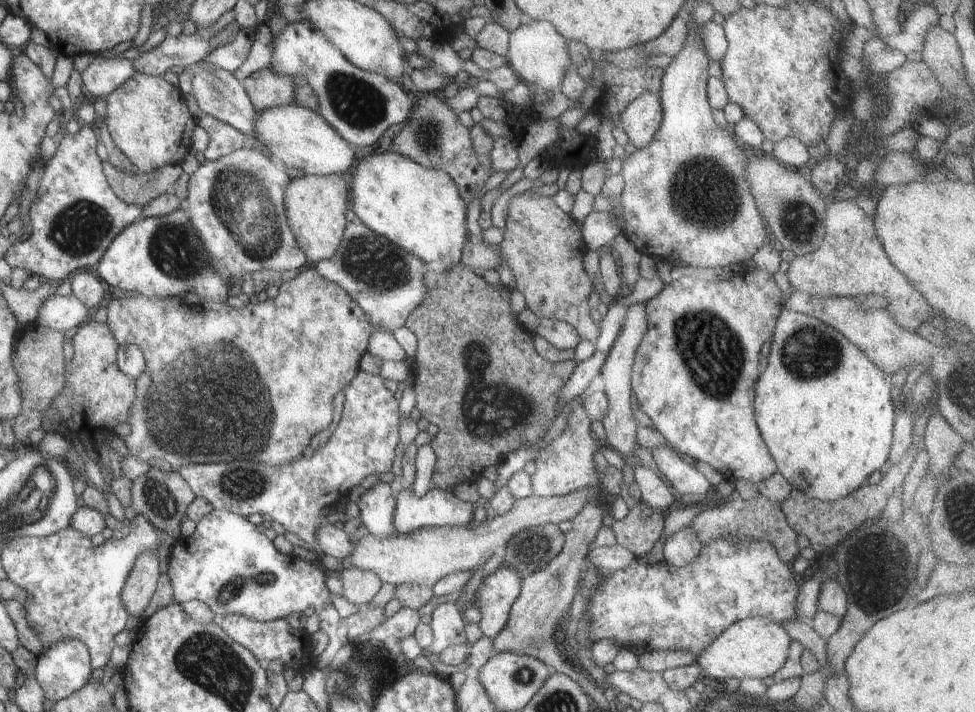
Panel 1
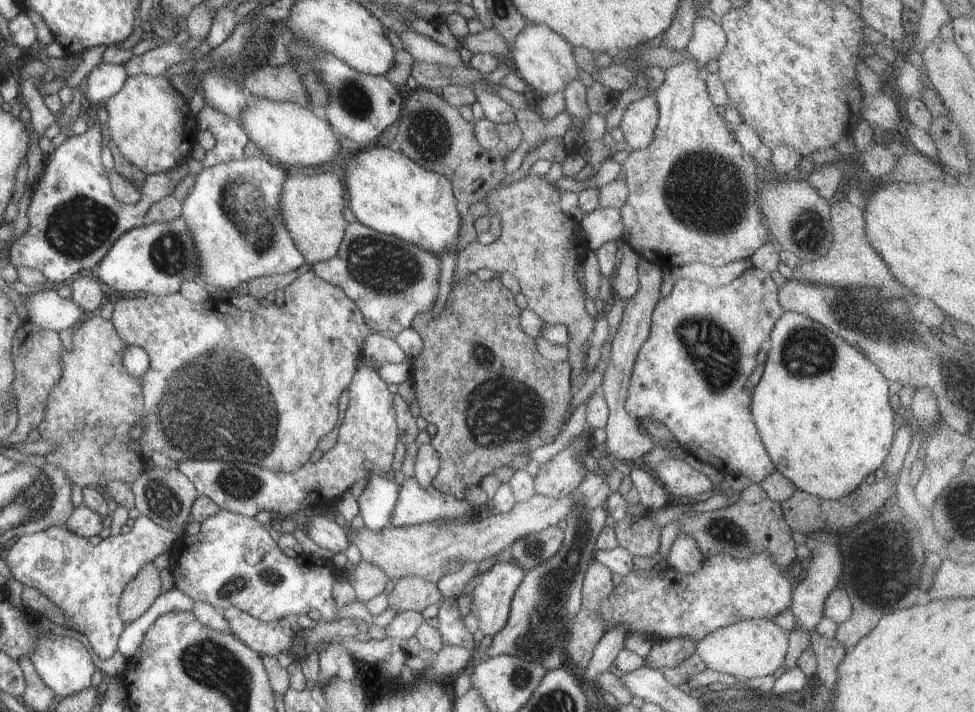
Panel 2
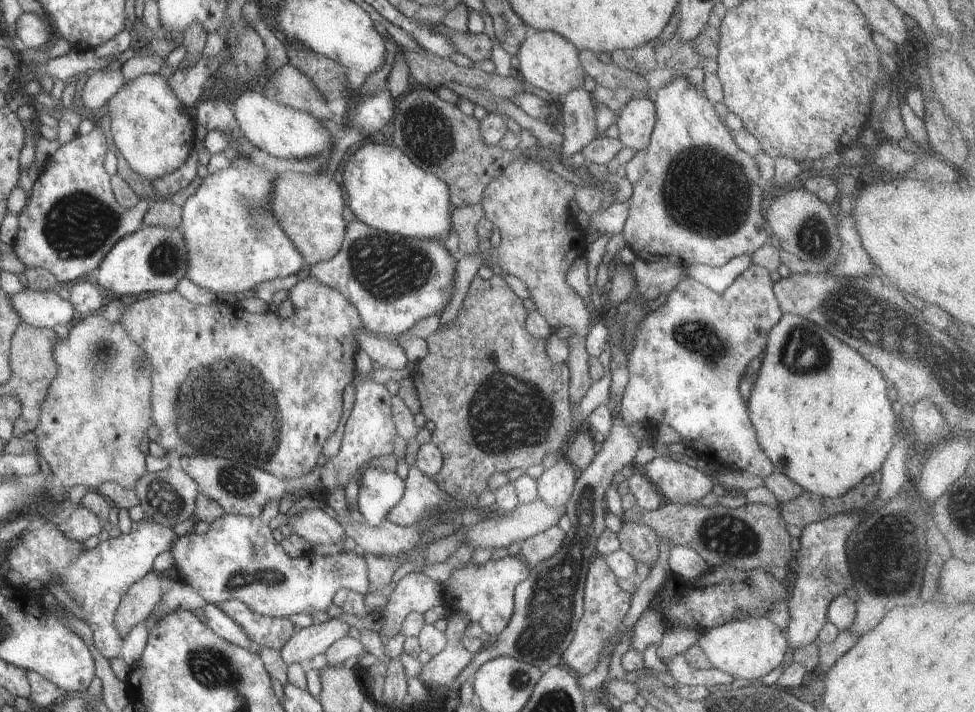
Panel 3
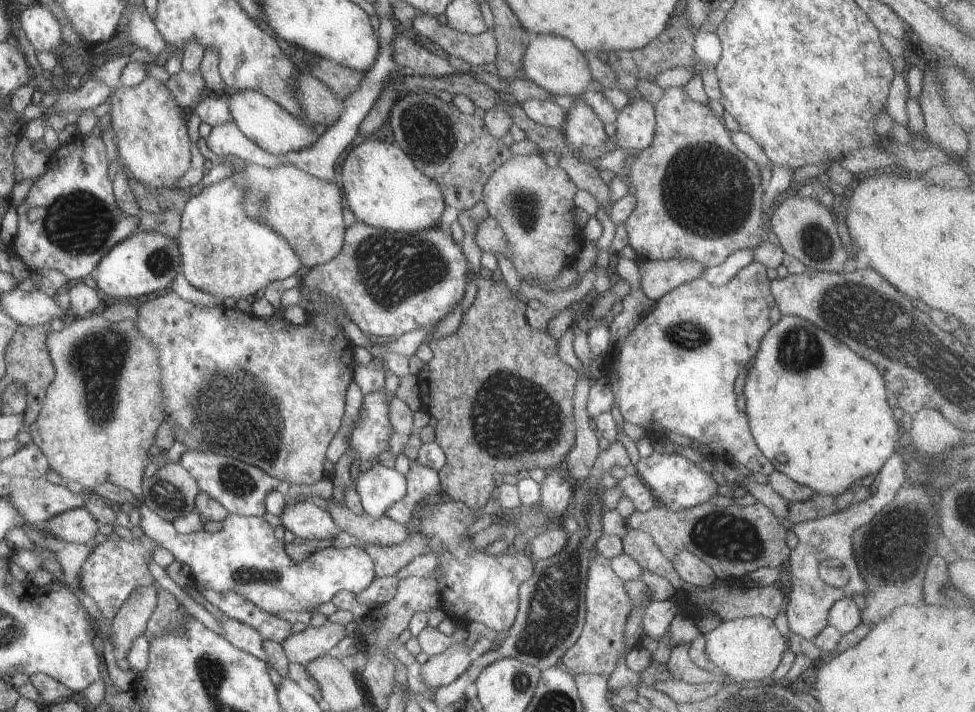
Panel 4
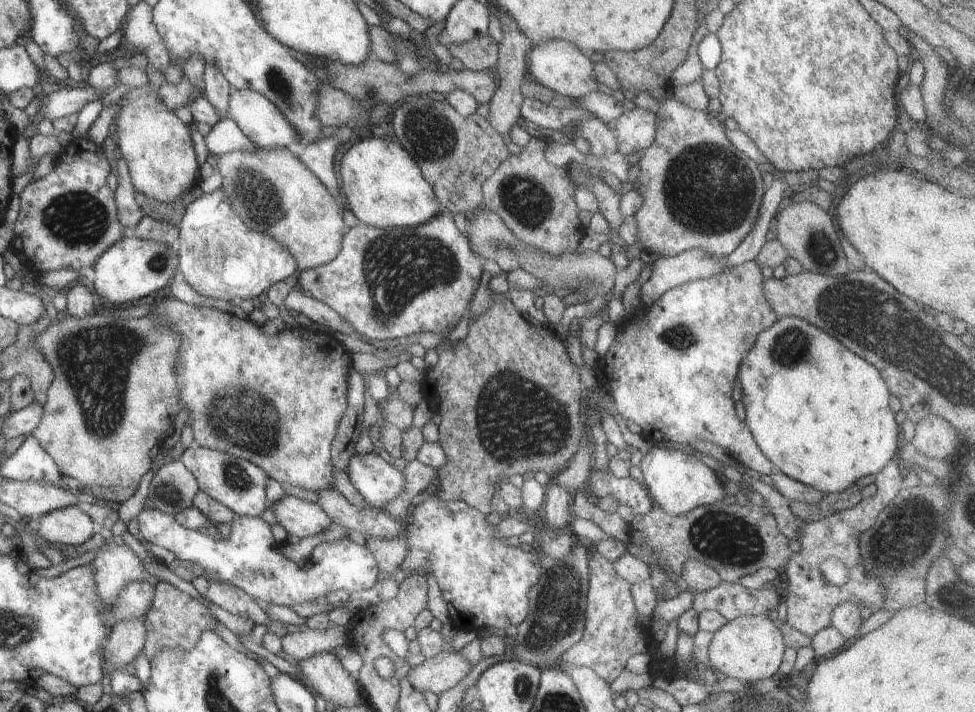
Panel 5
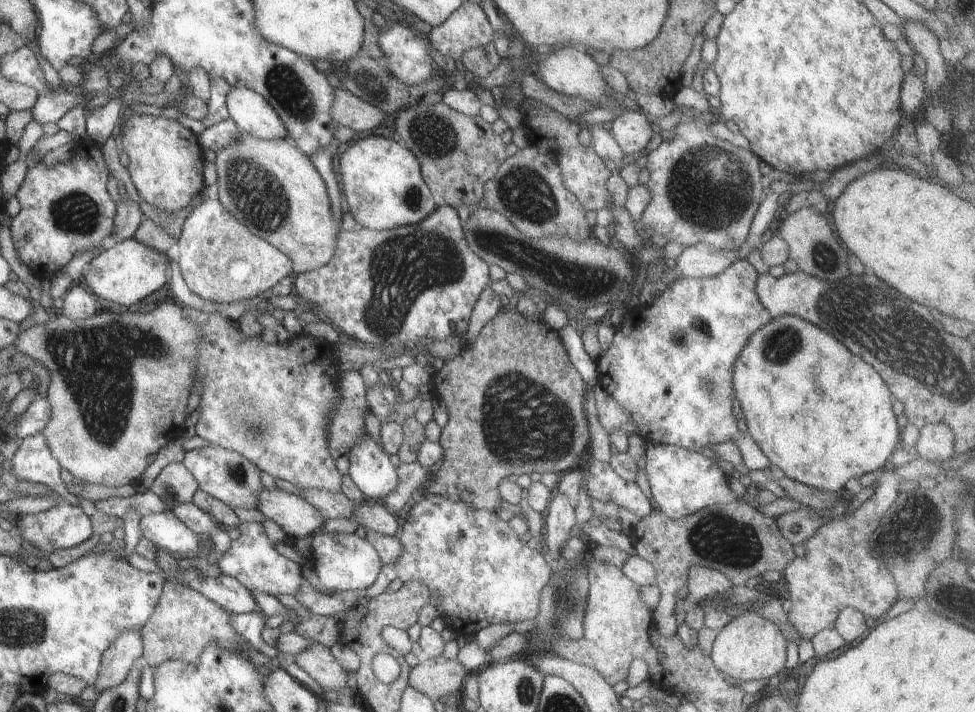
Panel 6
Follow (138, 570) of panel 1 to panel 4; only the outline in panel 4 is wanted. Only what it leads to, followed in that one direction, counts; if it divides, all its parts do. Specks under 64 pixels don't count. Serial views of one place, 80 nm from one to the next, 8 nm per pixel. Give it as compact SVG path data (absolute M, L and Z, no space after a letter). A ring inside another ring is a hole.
M156 581L153 584L139 585L120 606L112 621L114 649L122 648L124 652L128 652L134 638L146 631L146 624L156 608L159 588Z

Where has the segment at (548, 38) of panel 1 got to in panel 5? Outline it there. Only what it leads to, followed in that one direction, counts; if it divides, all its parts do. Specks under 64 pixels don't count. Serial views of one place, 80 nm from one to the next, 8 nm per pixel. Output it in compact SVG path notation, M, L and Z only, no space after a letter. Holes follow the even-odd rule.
M546 40L542 44L533 45L532 51L528 54L527 72L538 84L568 98L581 98L598 89L599 82L594 76L594 63L572 42L564 40Z

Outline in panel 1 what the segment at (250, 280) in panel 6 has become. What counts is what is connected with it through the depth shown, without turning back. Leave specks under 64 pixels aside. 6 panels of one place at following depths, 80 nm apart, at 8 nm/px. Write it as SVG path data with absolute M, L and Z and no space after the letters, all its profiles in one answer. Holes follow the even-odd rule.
M240 148L214 162L204 162L188 182L188 210L186 214L193 222L202 243L209 251L210 262L222 273L226 280L232 276L241 278L244 274L274 270L287 272L299 270L308 265L304 252L298 247L296 238L288 225L284 207L286 186L291 180L285 167L277 163L266 152L259 148Z

